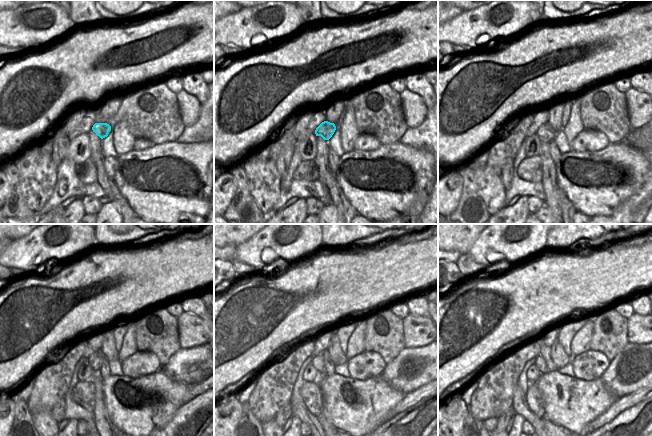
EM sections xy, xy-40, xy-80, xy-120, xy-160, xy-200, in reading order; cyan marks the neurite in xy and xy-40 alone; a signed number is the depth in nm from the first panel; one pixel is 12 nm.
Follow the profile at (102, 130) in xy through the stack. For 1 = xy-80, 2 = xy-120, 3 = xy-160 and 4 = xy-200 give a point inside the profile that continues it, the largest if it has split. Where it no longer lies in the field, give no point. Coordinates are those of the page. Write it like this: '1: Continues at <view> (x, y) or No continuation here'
1: Continues at xy-80 (546, 133)
2: Continues at xy-120 (95, 360)
3: Continues at xy-160 (317, 361)
4: Continues at xy-200 (540, 362).

